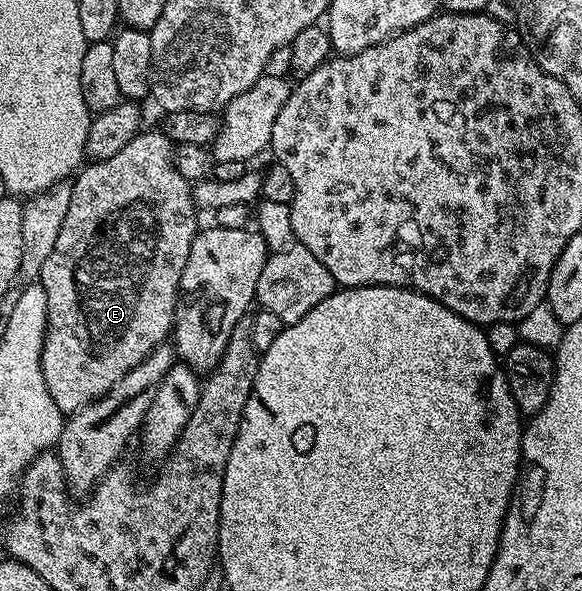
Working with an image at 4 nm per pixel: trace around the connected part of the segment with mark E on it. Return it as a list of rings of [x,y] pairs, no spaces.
[[[162,130],[140,131],[127,146],[114,154],[113,158],[88,163],[74,177],[68,214],[61,225],[57,242],[53,245],[53,252],[46,259],[37,281],[45,290],[47,303],[47,333],[41,350],[41,374],[45,378],[45,386],[49,386],[49,398],[57,402],[57,406],[63,413],[70,414],[99,399],[117,382],[121,382],[121,378],[125,378],[125,374],[129,374],[129,370],[133,370],[133,366],[140,364],[158,344],[164,343],[172,335],[175,308],[179,304],[181,274],[185,274],[185,262],[189,262],[189,246],[193,246],[193,238],[197,231],[197,225],[195,225],[197,209],[191,193],[192,187],[192,181],[186,180],[177,170],[172,142]]]

